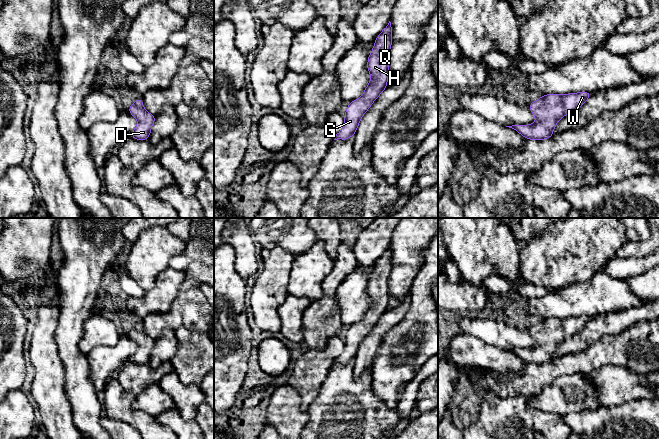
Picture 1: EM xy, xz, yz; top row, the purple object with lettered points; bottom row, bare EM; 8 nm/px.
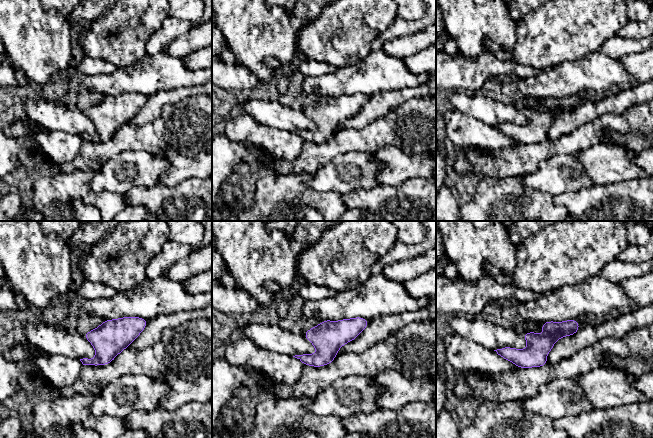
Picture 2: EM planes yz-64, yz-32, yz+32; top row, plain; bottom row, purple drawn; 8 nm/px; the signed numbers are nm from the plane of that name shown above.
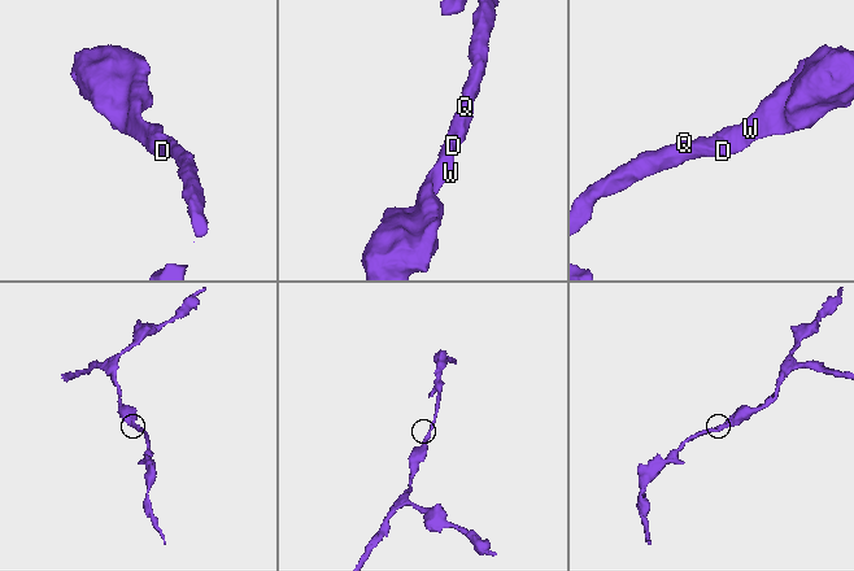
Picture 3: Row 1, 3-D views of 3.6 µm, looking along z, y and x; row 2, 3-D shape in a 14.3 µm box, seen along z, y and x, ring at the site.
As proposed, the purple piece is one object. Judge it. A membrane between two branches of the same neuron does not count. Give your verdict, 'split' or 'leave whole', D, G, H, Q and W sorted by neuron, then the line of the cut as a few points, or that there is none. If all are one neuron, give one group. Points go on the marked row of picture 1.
leave whole; D G H Q W; no cut

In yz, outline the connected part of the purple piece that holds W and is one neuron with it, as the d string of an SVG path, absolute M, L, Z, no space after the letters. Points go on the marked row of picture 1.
M582 91L559 95L550 93L543 95L534 102L529 103L529 110L537 118L537 121L529 125L506 126L520 133L527 140L545 140L553 137L552 131L558 121L565 115L578 110L592 93Z

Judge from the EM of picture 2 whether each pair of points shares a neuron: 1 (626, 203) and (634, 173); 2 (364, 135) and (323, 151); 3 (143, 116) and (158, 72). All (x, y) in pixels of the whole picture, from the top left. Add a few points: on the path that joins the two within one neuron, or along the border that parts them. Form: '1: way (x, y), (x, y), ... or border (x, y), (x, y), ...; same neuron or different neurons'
1: border (642, 178), (633, 178), (609, 184); different neurons
2: way (354, 139), (345, 140), (333, 147); same neuron
3: border (173, 89), (158, 91), (148, 97); different neurons

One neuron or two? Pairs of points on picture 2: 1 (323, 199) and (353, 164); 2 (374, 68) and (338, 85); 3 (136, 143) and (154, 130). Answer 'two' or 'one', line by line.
1: two
2: one
3: one

